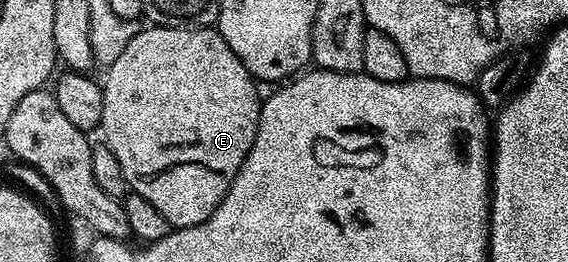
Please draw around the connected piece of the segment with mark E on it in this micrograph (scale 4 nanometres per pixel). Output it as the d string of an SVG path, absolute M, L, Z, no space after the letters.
M151 24L140 29L134 36L134 40L130 40L130 44L126 44L126 48L122 48L122 56L118 56L118 60L114 60L114 64L107 66L105 74L108 75L102 78L104 99L102 100L100 130L102 135L104 134L103 141L110 148L110 152L114 152L114 156L118 156L118 164L121 166L123 174L126 175L129 191L142 196L145 200L150 200L150 204L154 204L154 208L158 208L158 212L162 212L162 216L166 216L169 227L179 228L202 224L202 220L206 220L214 212L214 208L218 208L218 204L222 204L234 176L238 176L238 172L254 144L262 105L262 94L256 91L257 79L253 78L252 73L244 67L242 60L238 60L238 56L232 51L230 44L226 44L219 29L153 26Z

